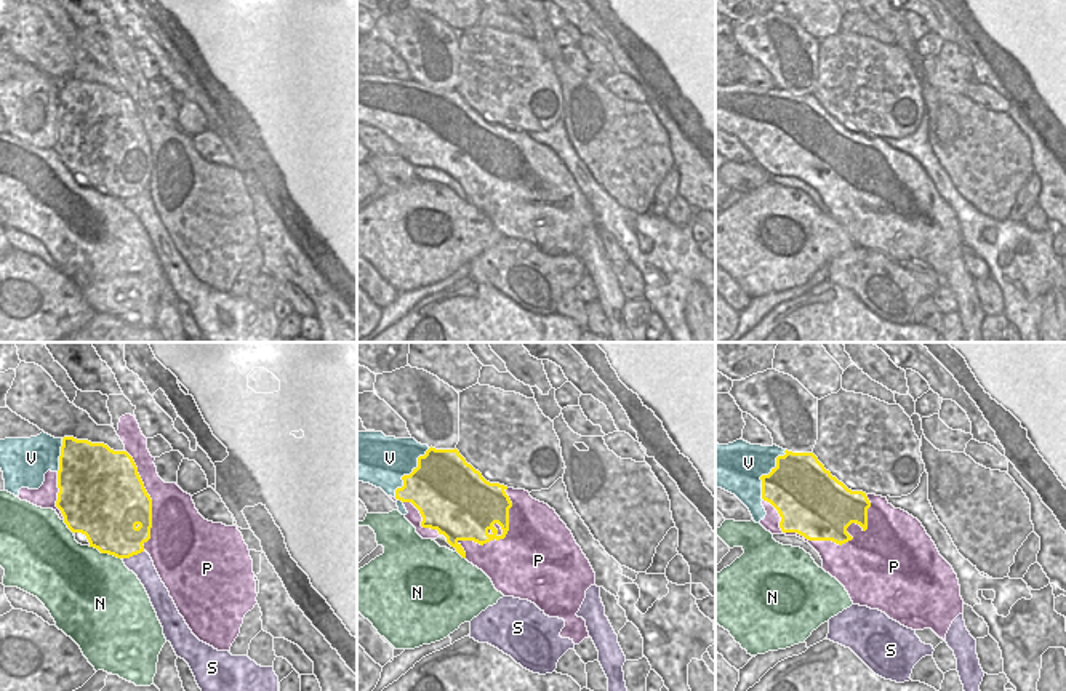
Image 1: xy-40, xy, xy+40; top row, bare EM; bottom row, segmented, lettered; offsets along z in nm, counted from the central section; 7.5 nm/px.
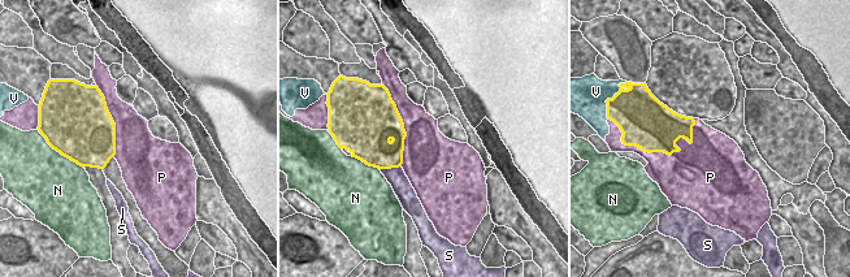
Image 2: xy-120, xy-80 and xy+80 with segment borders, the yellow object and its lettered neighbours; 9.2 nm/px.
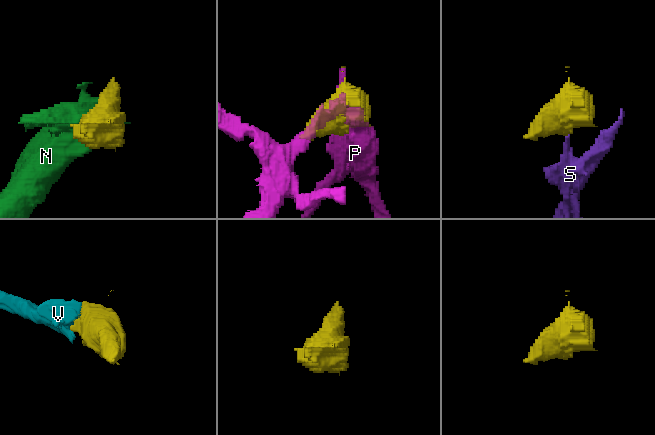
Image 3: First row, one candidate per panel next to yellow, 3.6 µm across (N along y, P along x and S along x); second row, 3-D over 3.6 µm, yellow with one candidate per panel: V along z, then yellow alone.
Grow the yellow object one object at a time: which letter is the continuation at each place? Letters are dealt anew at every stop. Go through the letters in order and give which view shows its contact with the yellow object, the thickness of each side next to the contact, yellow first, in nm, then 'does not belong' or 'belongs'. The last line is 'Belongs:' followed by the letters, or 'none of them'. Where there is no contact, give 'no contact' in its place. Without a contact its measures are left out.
N: xy-40 | 420/480 nm | does not belong
P: xy+40 | 500/260 nm | does not belong
S: xy-40 | 360/170 nm | does not belong
V: xy | 420/380 nm | does not belong
Belongs: none of them

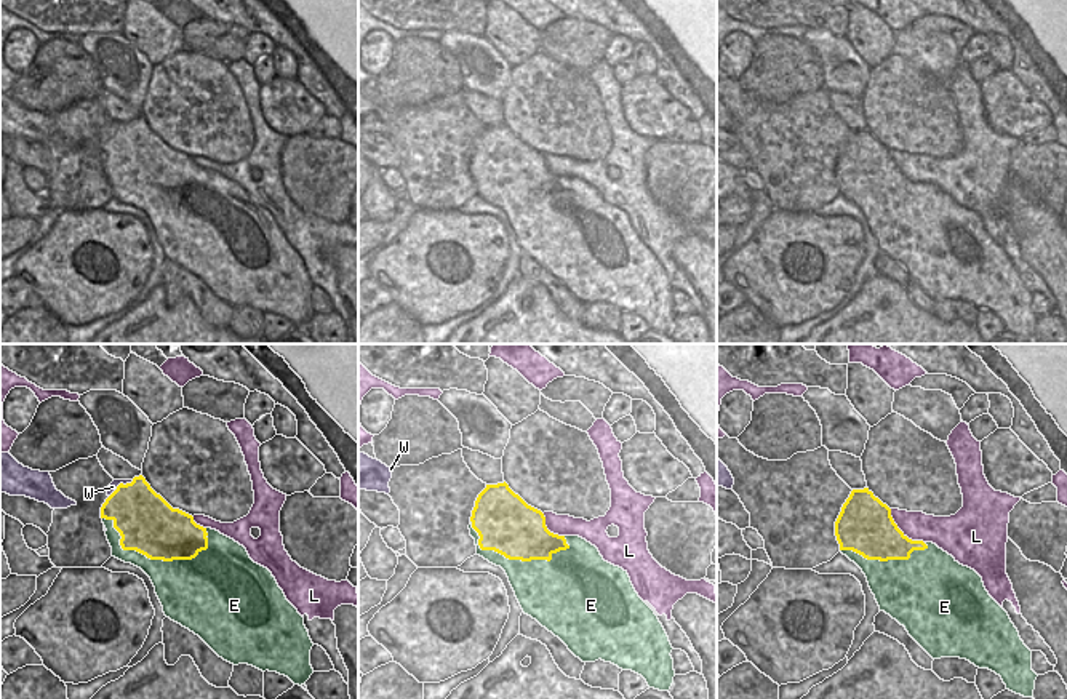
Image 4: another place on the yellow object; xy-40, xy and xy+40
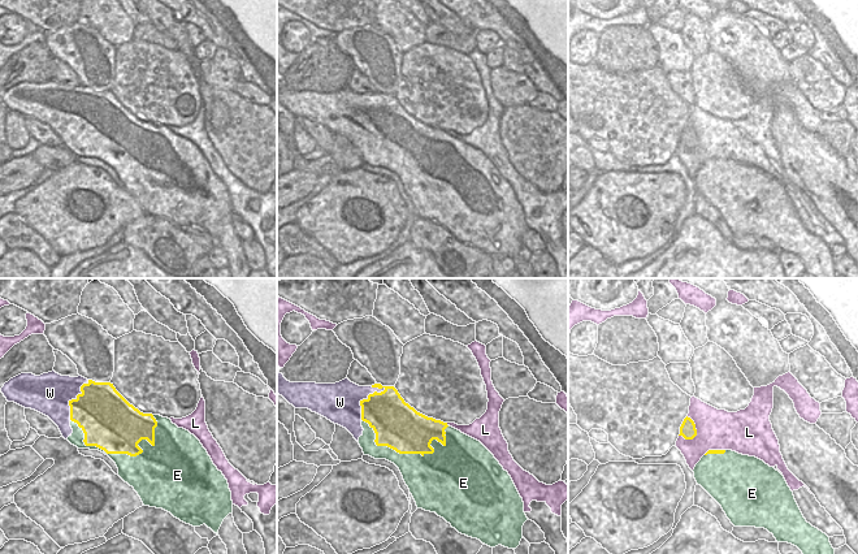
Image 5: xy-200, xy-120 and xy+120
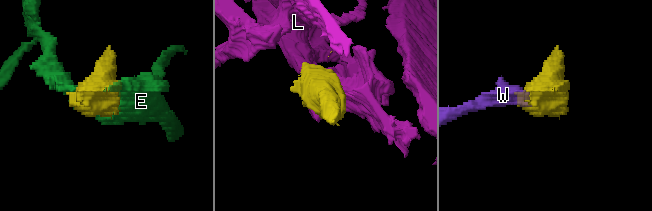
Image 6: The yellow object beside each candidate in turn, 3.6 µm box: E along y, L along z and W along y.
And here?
E: xy-40 | 440/280 nm | does not belong
L: xy+40 | 400/220 nm | does not belong
W: xy-40 | 400/70 nm | does not belong
Belongs: none of them

